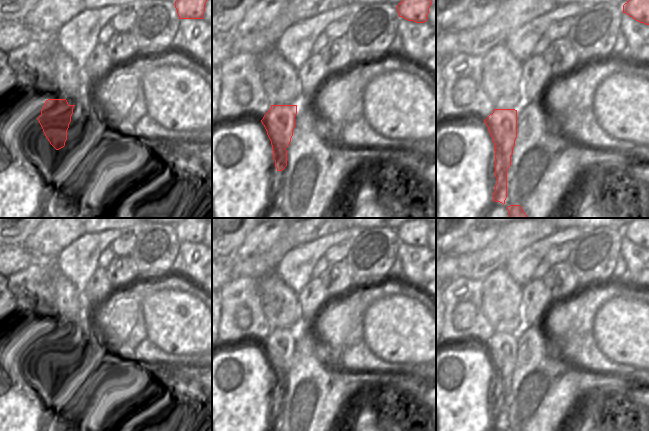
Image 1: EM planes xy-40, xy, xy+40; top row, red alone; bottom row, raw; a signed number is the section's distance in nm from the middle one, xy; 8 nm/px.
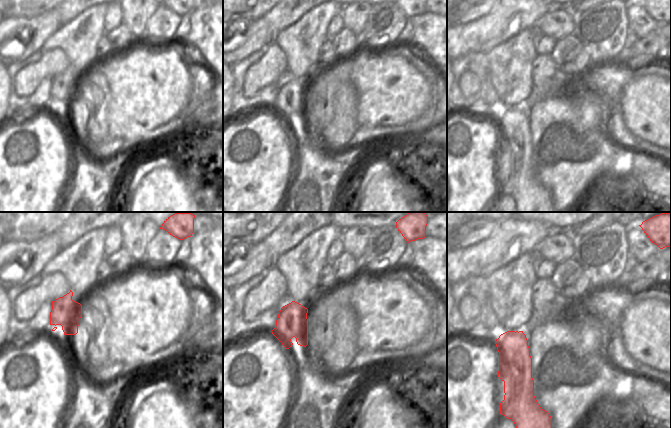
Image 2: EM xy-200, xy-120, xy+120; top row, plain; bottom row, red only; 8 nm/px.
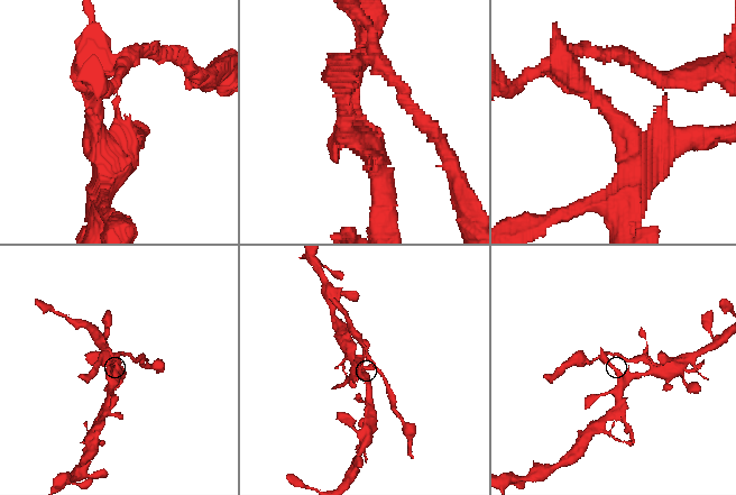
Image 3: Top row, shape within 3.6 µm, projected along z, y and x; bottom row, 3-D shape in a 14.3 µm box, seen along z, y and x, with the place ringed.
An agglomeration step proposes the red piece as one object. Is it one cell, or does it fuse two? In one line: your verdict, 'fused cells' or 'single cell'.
fused cells

